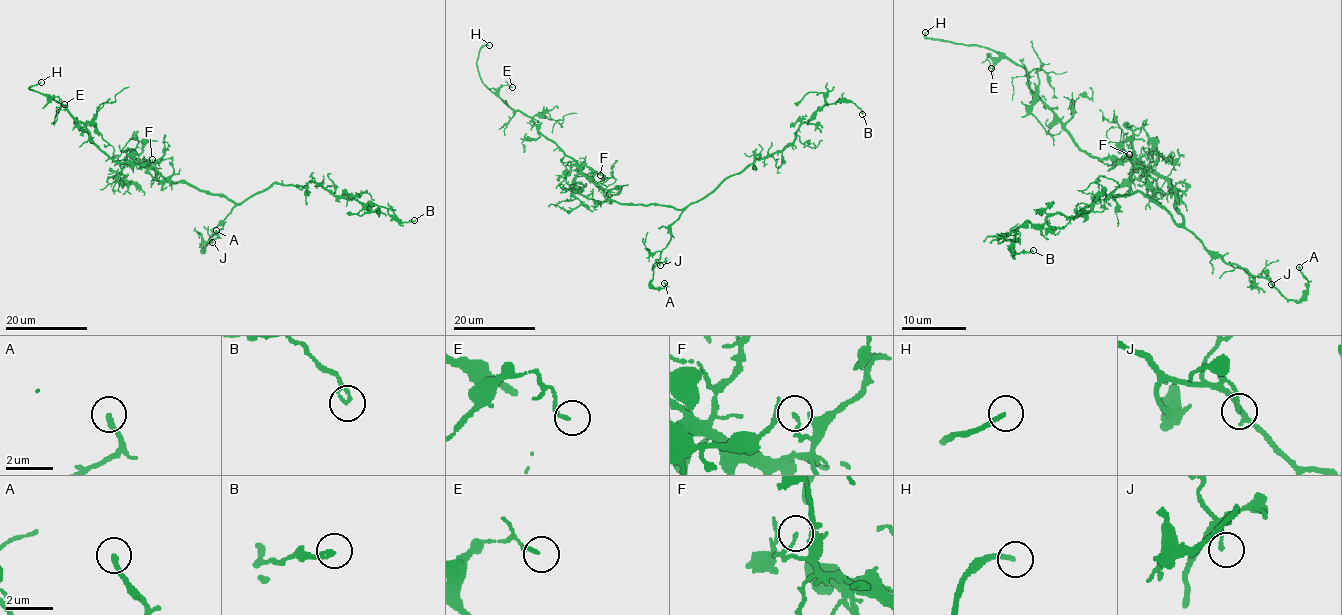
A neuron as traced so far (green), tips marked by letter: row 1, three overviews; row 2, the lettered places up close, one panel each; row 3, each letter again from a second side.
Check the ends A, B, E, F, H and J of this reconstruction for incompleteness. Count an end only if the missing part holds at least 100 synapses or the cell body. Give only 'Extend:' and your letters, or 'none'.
Extend: H

